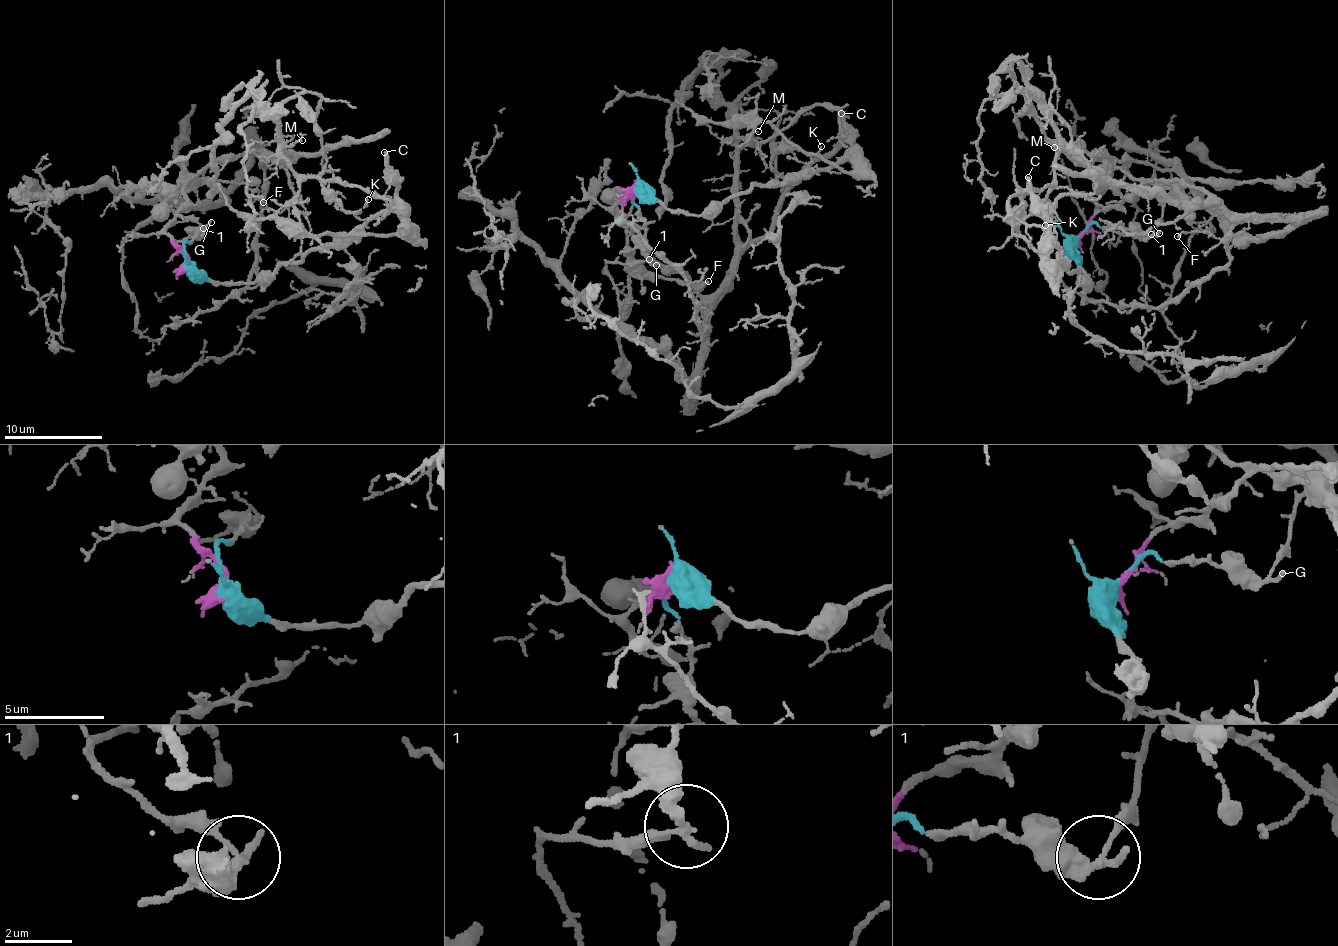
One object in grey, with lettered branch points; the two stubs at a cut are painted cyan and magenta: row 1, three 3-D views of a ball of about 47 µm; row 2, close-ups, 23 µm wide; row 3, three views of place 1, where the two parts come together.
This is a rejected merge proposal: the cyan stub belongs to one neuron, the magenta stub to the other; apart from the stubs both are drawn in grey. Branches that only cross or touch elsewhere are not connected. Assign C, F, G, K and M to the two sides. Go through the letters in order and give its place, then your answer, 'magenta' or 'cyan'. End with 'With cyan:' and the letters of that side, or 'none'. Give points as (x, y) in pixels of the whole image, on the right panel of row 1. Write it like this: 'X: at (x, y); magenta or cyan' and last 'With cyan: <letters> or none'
C: at (1028, 177); cyan
F: at (1177, 236); magenta
G: at (1159, 233); cyan
K: at (1045, 225); cyan
M: at (1054, 147); magenta
With cyan: C, G, K

